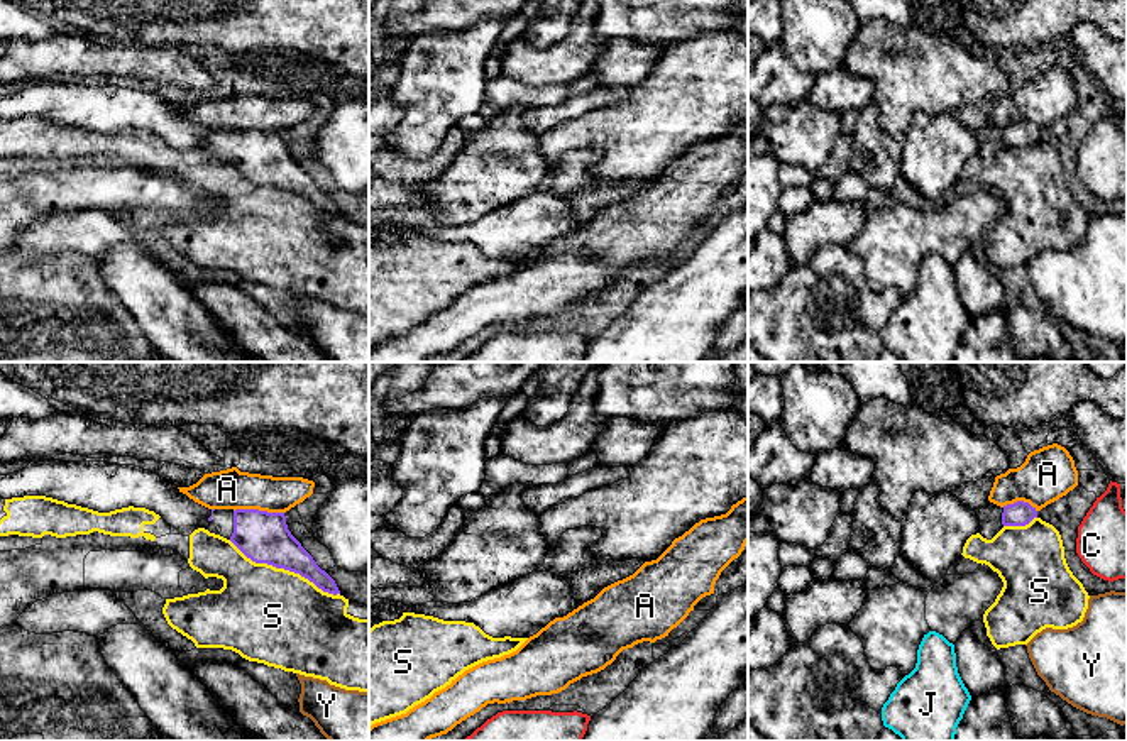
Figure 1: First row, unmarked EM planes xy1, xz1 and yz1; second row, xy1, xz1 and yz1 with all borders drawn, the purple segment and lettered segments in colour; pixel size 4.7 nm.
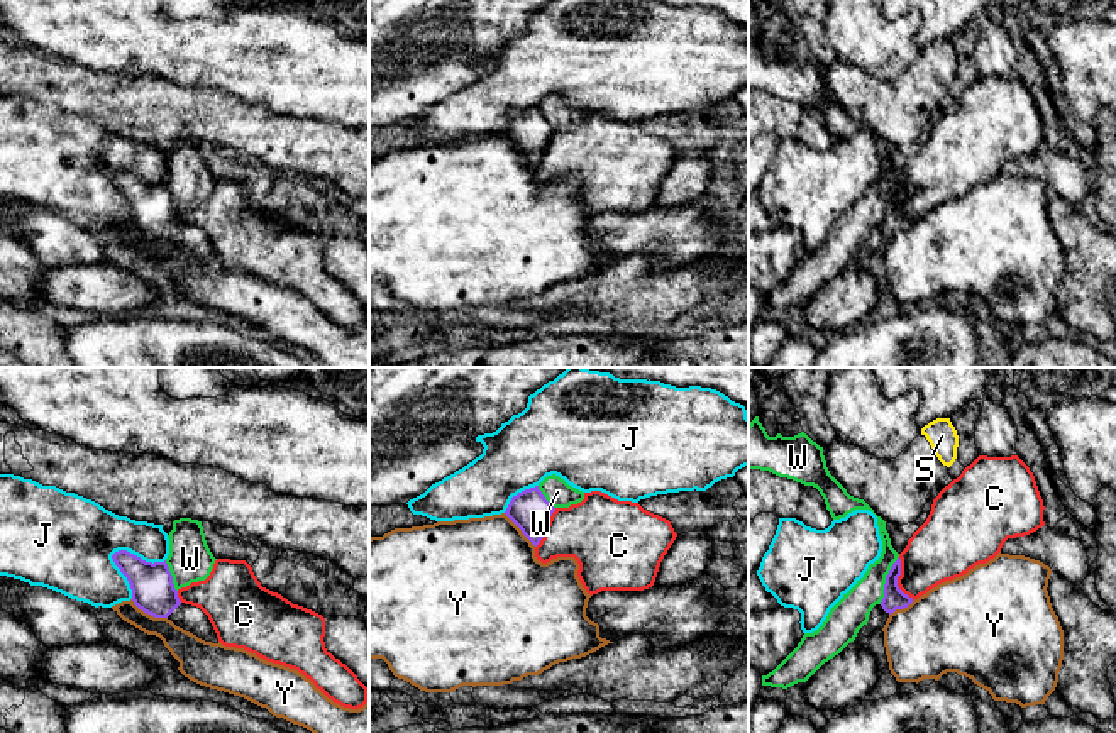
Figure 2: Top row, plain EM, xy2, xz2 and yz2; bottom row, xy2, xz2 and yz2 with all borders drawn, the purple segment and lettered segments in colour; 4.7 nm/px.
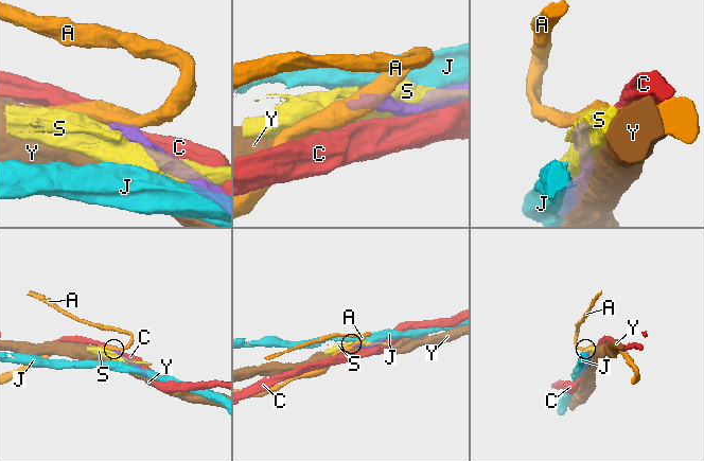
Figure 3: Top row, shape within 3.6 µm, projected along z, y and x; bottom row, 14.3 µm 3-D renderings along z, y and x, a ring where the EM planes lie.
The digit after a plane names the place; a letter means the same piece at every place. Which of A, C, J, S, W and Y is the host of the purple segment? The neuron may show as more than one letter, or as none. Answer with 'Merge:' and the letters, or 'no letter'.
Merge: no letter

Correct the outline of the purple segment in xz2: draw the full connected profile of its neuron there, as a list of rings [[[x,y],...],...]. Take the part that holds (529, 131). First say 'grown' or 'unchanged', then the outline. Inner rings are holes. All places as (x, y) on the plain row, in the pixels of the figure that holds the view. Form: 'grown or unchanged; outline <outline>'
unchanged; outline [[[535,107],[513,117],[505,135],[537,168],[544,159],[554,132],[555,129],[545,120],[539,107]]]

